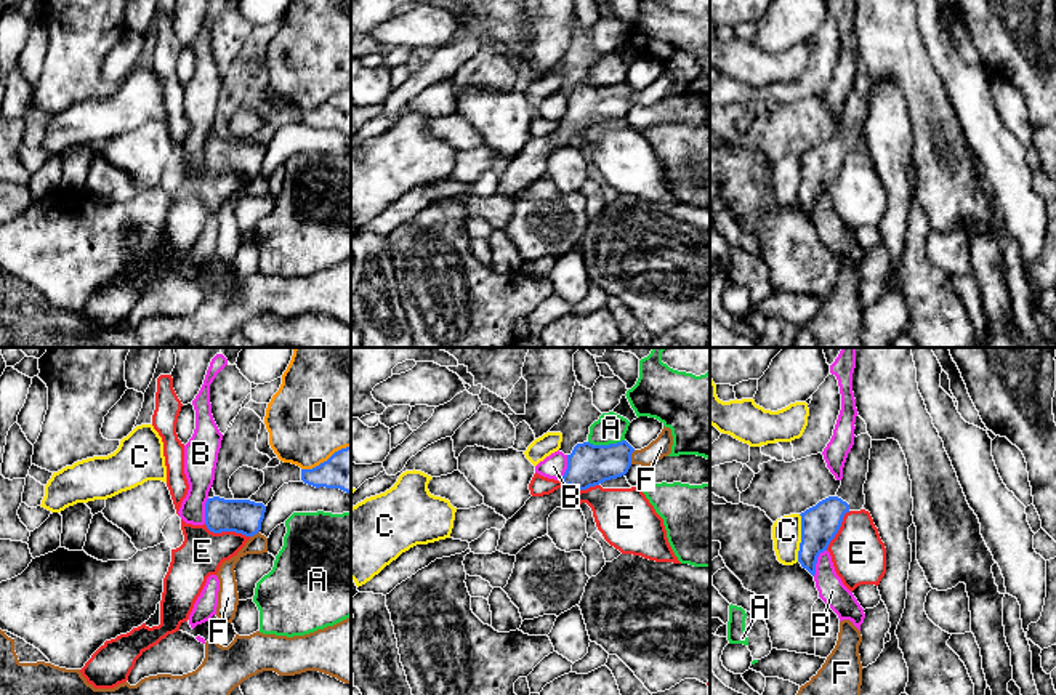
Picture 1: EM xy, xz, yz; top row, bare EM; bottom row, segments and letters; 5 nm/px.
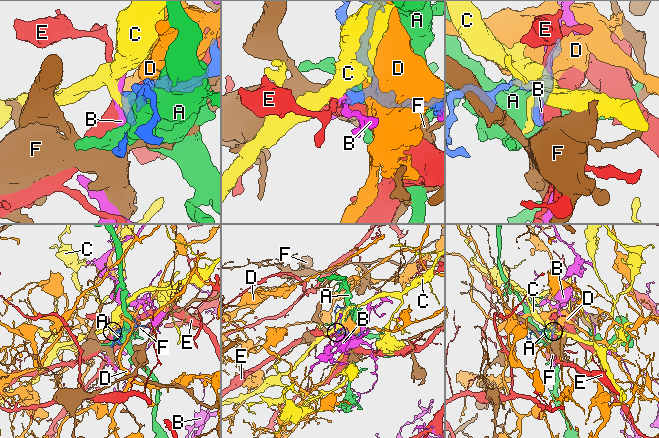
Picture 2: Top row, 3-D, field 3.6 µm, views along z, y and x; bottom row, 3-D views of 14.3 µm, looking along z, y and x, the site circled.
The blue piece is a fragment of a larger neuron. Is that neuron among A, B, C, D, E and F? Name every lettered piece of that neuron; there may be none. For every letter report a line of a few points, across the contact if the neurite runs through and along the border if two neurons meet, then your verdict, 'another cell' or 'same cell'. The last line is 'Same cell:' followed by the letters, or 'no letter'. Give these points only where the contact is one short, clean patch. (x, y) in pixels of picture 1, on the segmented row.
A: another cell
B: another cell
C: line yz (800, 514), (800, 550), (797, 561); another cell
D: another cell
E: line xy (204, 524), (213, 532), (241, 532), (249, 537); another cell
F: another cell
Same cell: no letter

